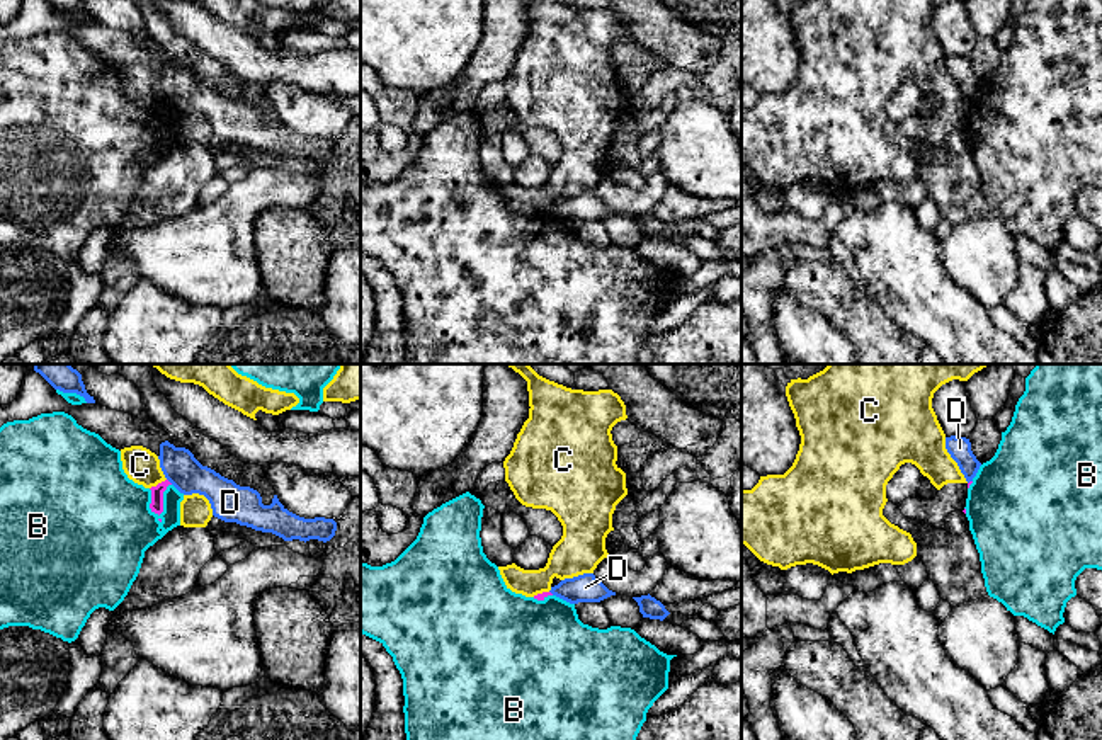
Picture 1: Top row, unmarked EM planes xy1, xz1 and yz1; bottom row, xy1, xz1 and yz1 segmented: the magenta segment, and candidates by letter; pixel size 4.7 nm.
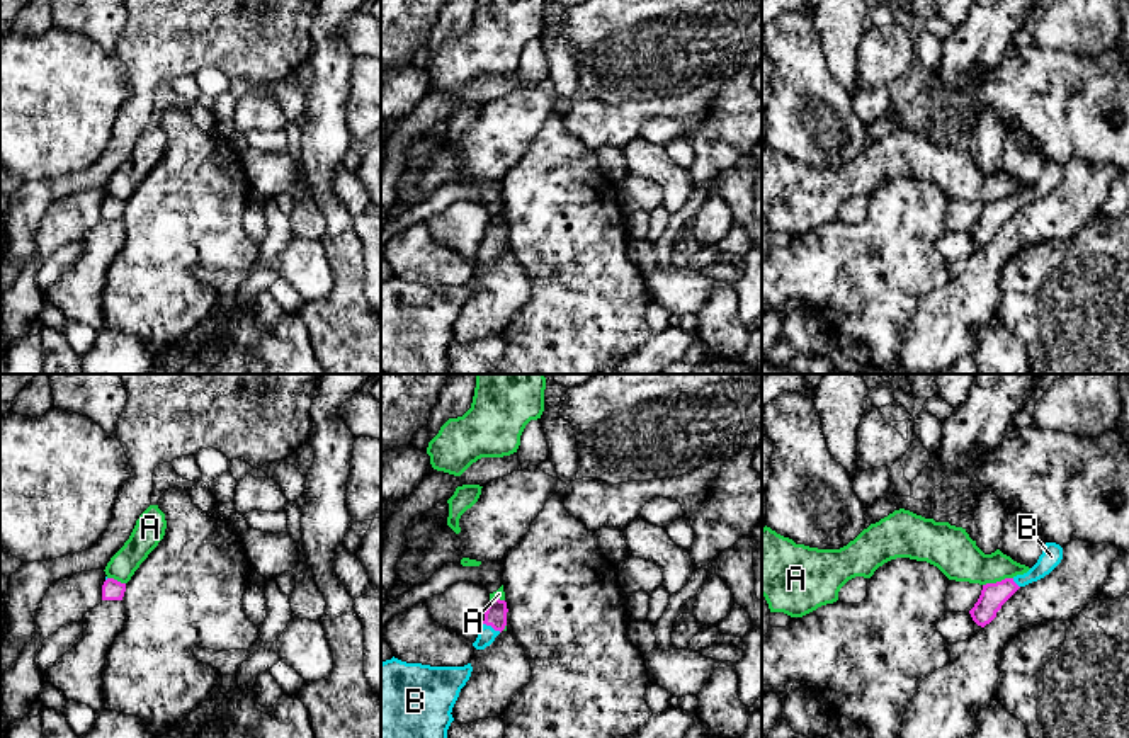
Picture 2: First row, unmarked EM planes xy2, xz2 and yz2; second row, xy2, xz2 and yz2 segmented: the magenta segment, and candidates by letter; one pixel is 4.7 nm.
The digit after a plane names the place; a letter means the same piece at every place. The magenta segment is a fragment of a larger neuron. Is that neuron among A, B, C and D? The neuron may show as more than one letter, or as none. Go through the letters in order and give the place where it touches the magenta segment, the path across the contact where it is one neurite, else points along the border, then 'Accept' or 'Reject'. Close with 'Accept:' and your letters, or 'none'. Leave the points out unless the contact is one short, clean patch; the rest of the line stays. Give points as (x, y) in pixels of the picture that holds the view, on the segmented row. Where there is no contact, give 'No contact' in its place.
A: Touches magenta at yz2 (997, 582). Boundary: yz2 (1012, 577), (983, 585). Reject
B: Touches magenta at xy1 (162, 504). Accept
C: Touches magenta at xy1 (159, 483). Boundary: xy1 (165, 478), (150, 489). Reject
D: Touches magenta at xy1 (169, 482). Boundary: xy1 (167, 478), (172, 483). Reject
Accept: B

